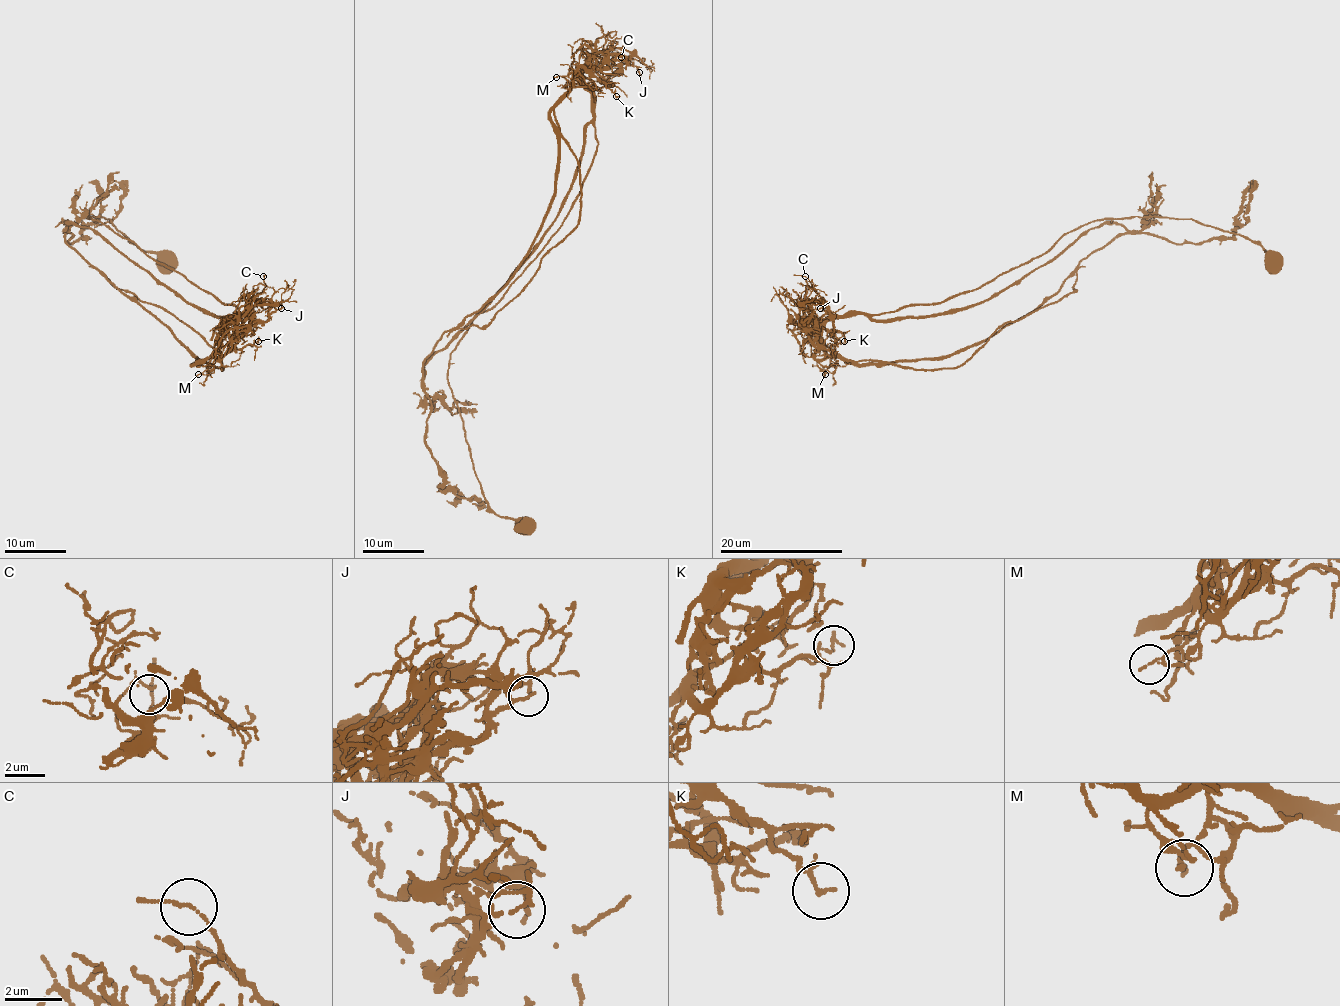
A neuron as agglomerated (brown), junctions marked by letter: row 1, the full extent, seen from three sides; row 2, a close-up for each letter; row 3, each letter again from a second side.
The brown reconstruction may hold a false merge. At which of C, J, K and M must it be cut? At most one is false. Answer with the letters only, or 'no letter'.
J

